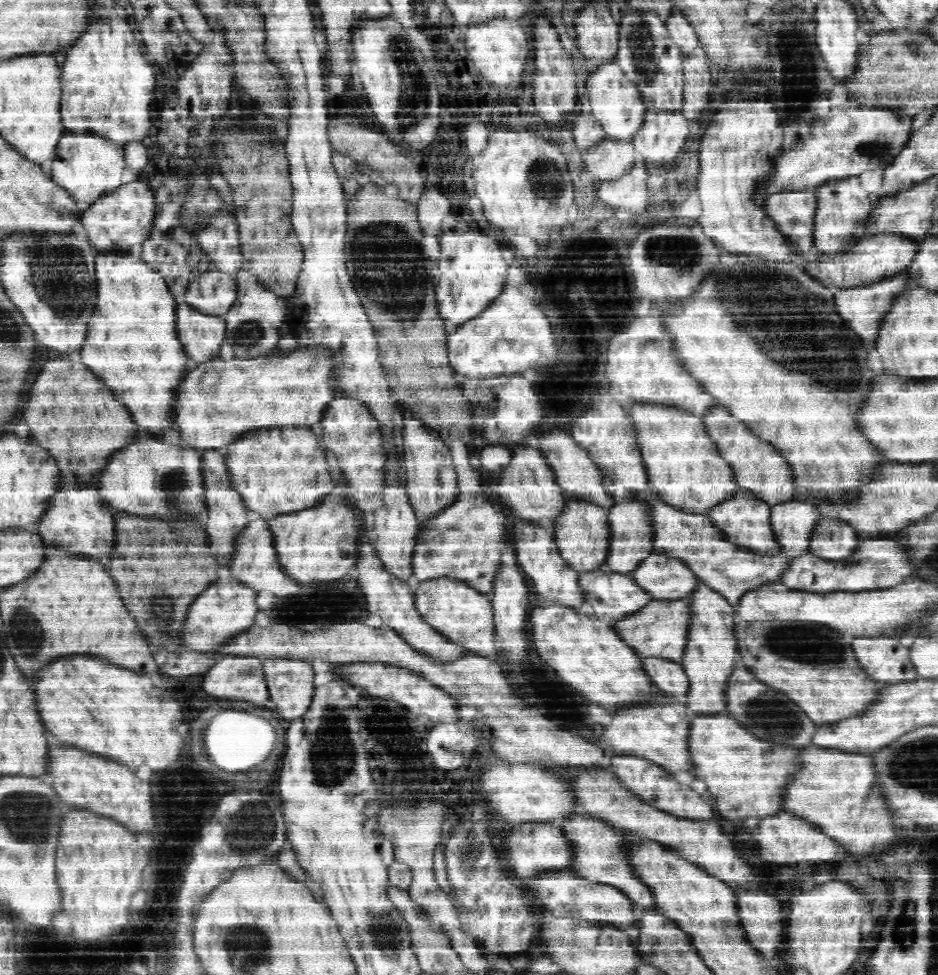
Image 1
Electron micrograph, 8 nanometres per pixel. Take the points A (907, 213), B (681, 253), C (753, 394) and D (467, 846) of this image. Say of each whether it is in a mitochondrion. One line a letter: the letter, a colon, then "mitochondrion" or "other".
A: other
B: mitochondrion
C: other
D: mitochondrion

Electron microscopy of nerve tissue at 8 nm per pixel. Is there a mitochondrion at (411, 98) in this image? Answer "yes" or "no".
yes

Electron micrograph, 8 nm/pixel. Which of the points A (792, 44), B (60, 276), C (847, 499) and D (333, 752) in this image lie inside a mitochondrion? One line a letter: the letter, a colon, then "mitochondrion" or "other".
A: mitochondrion
B: mitochondrion
C: other
D: mitochondrion

